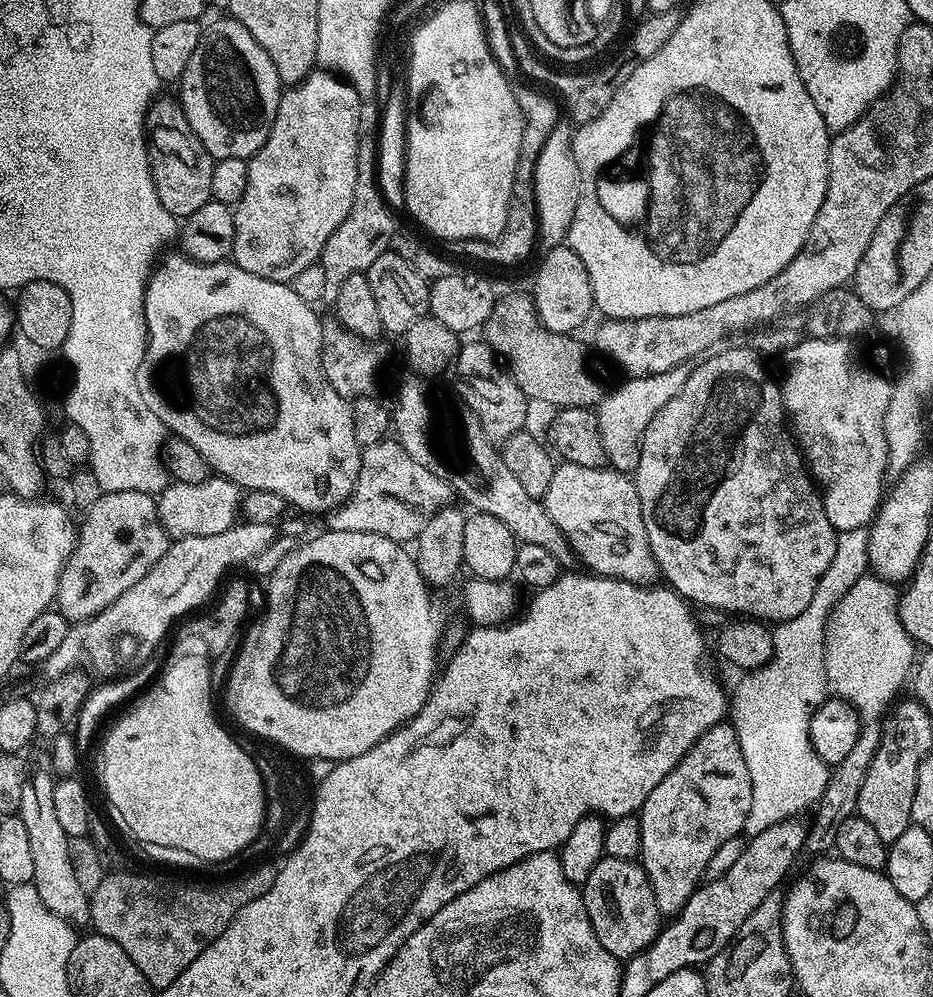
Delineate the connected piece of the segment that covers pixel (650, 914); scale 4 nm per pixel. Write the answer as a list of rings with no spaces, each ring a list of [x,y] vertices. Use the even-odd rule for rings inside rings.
[[[605,856],[598,862],[598,866],[594,866],[594,870],[590,870],[590,878],[586,878],[582,886],[582,895],[584,909],[598,942],[602,942],[602,946],[606,946],[606,950],[610,950],[610,954],[621,962],[627,961],[629,956],[637,956],[639,952],[651,946],[656,935],[660,933],[662,917],[654,902],[654,890],[646,878],[644,867],[636,860]]]

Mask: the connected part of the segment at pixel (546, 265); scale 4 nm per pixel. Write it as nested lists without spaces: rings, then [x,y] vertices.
[[[561,243],[556,247],[543,253],[544,261],[540,264],[540,269],[536,272],[536,281],[532,284],[530,295],[538,318],[546,330],[554,330],[565,334],[575,333],[575,328],[580,328],[588,320],[588,315],[593,315],[594,305],[592,302],[592,287],[590,286],[590,274],[586,274],[586,266],[582,266],[582,258],[574,254],[574,250],[568,247],[567,243]]]

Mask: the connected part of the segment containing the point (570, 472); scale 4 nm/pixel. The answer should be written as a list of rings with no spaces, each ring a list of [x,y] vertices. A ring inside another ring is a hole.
[[[557,463],[554,470],[554,478],[550,478],[550,487],[546,490],[546,494],[542,498],[544,509],[550,514],[550,518],[554,520],[554,526],[558,526],[558,530],[562,532],[566,538],[566,542],[571,546],[577,561],[581,560],[583,567],[589,573],[598,576],[613,576],[616,580],[625,580],[631,584],[646,584],[651,585],[652,579],[657,579],[658,569],[656,559],[650,550],[650,542],[646,538],[646,526],[642,522],[642,506],[638,502],[638,490],[636,489],[635,479],[631,475],[618,472],[611,466],[595,468],[594,466],[574,466],[573,464]]]

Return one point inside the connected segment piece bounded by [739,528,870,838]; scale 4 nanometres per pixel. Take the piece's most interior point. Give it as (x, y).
(787, 777)

